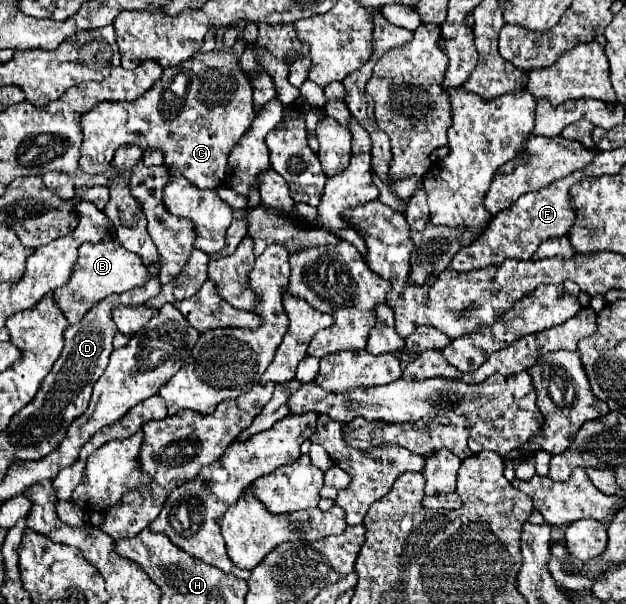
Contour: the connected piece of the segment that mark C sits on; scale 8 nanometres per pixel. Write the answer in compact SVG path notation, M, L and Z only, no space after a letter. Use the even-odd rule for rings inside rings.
M211 50L211 52L199 52L191 56L187 62L183 62L177 68L167 68L161 76L161 80L151 86L141 98L133 102L99 102L81 118L83 128L83 146L81 146L81 158L79 168L87 174L103 174L113 160L113 154L119 146L139 146L141 150L157 148L163 152L165 166L179 170L183 178L187 178L193 186L199 188L217 188L223 184L225 168L227 168L227 156L233 150L235 142L247 132L251 122L255 120L253 112L253 98L251 98L251 86L245 82L245 74L241 70L241 62L235 50ZM185 72L187 74L187 92L183 96L175 96L169 86L173 78Z

